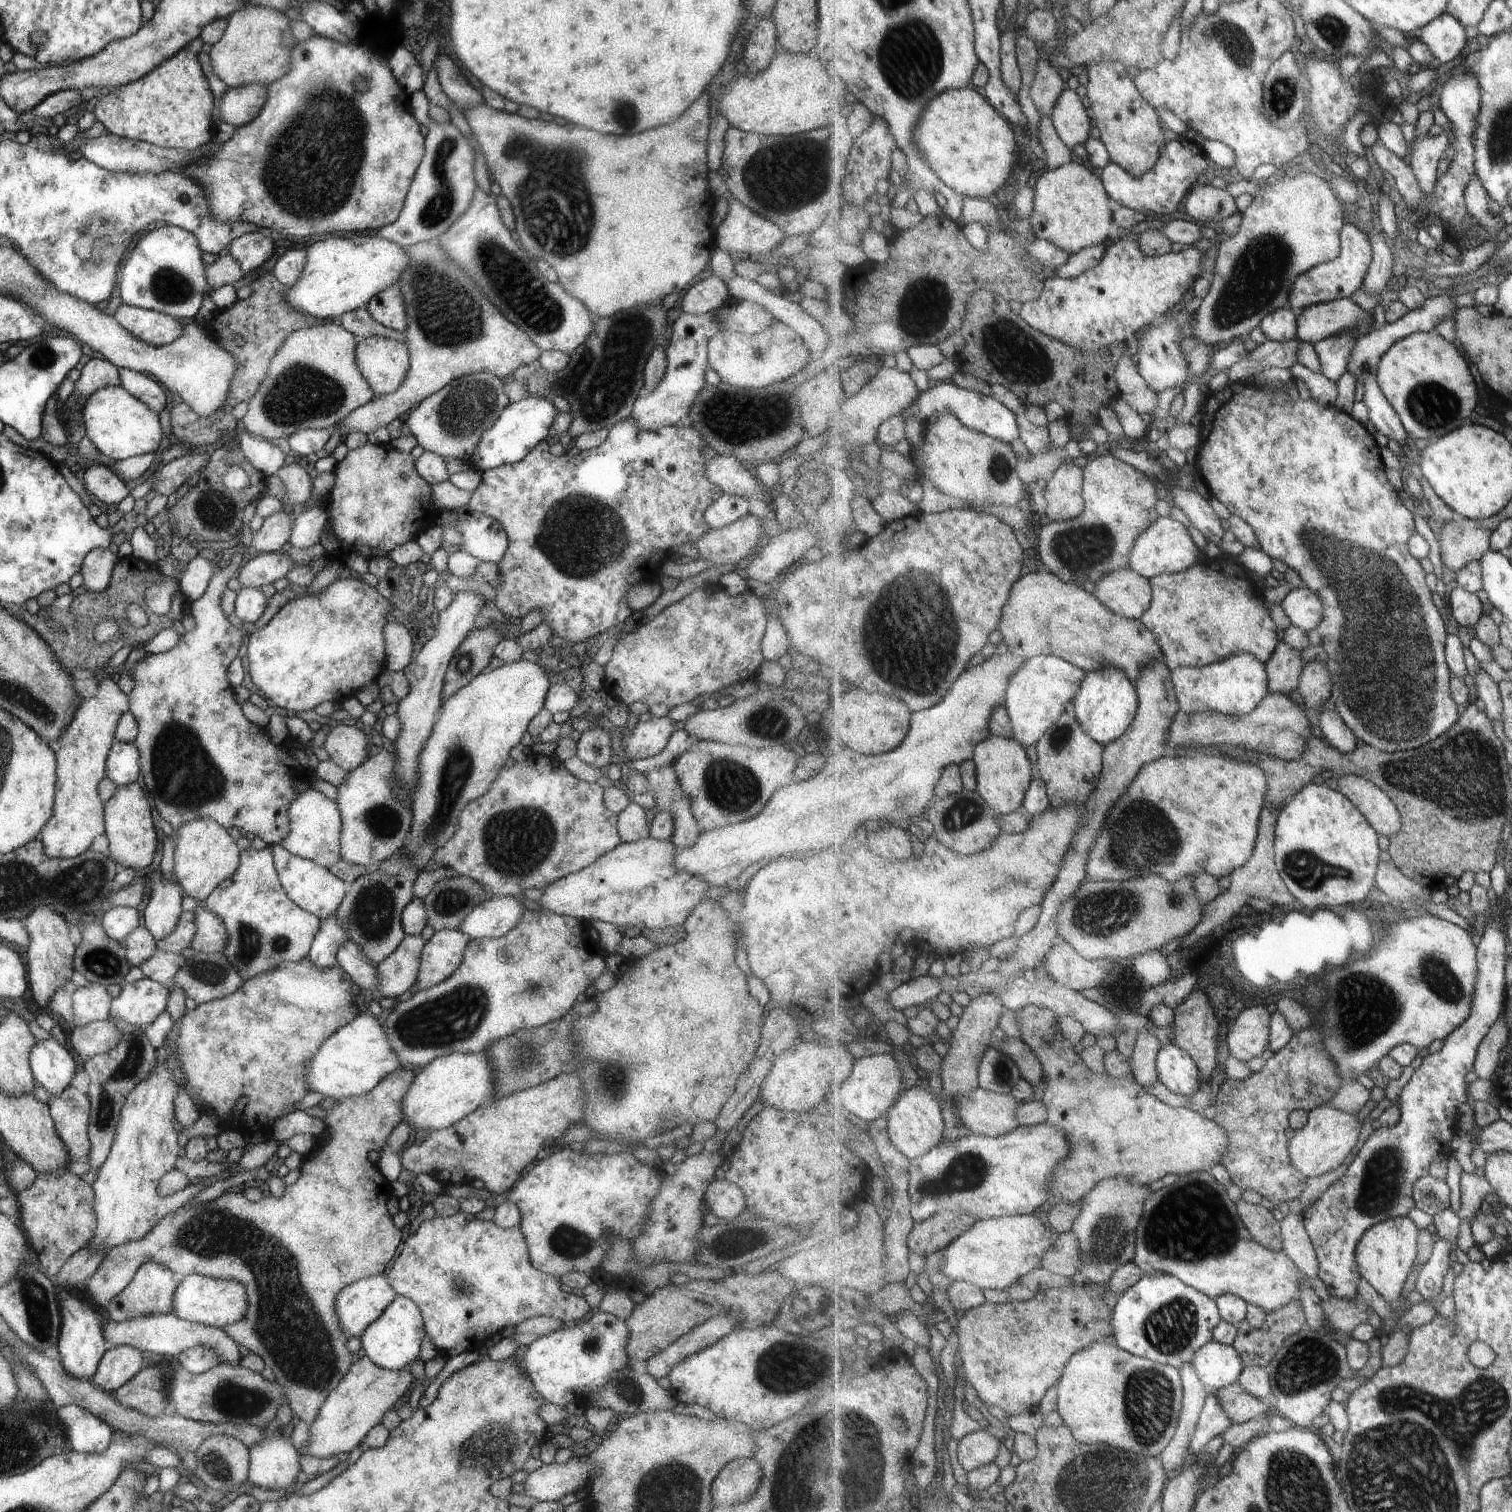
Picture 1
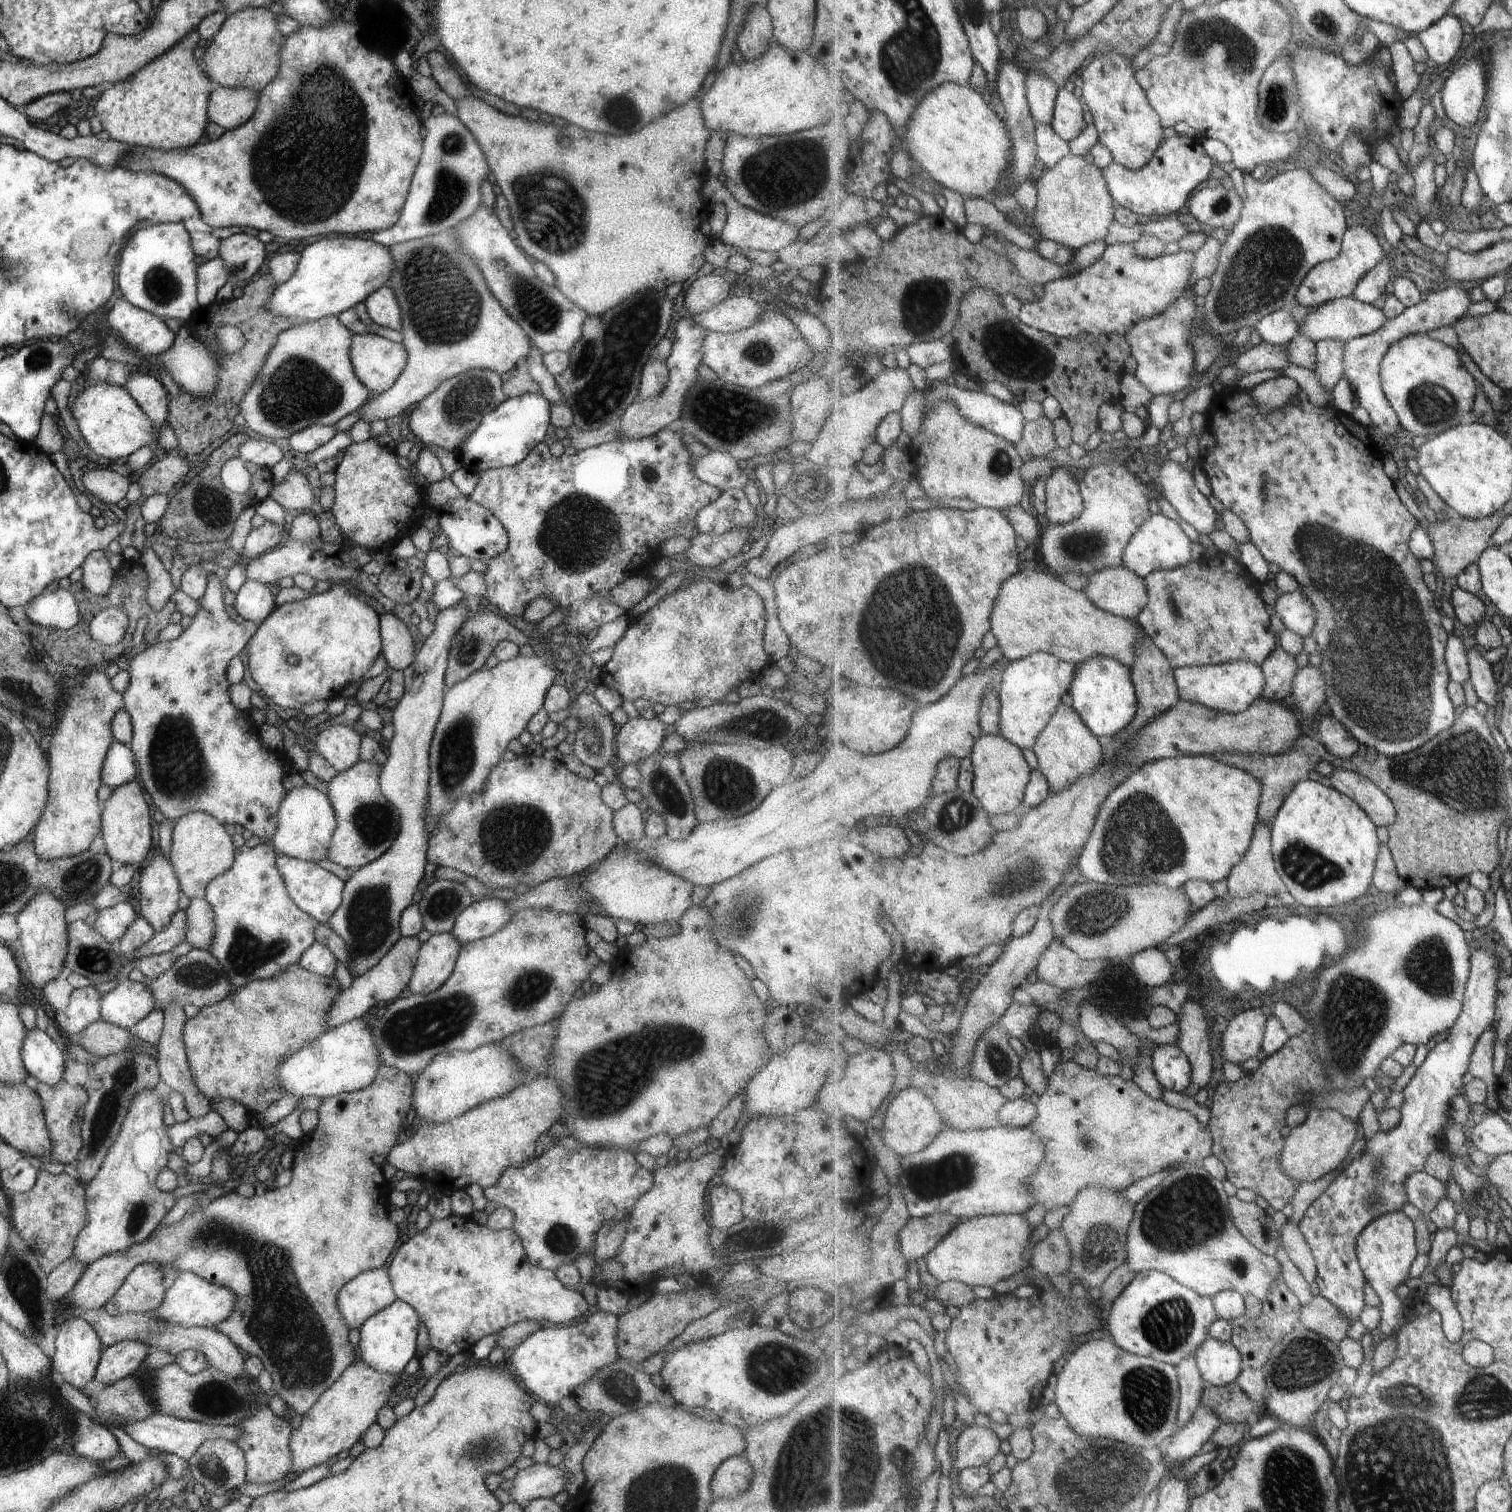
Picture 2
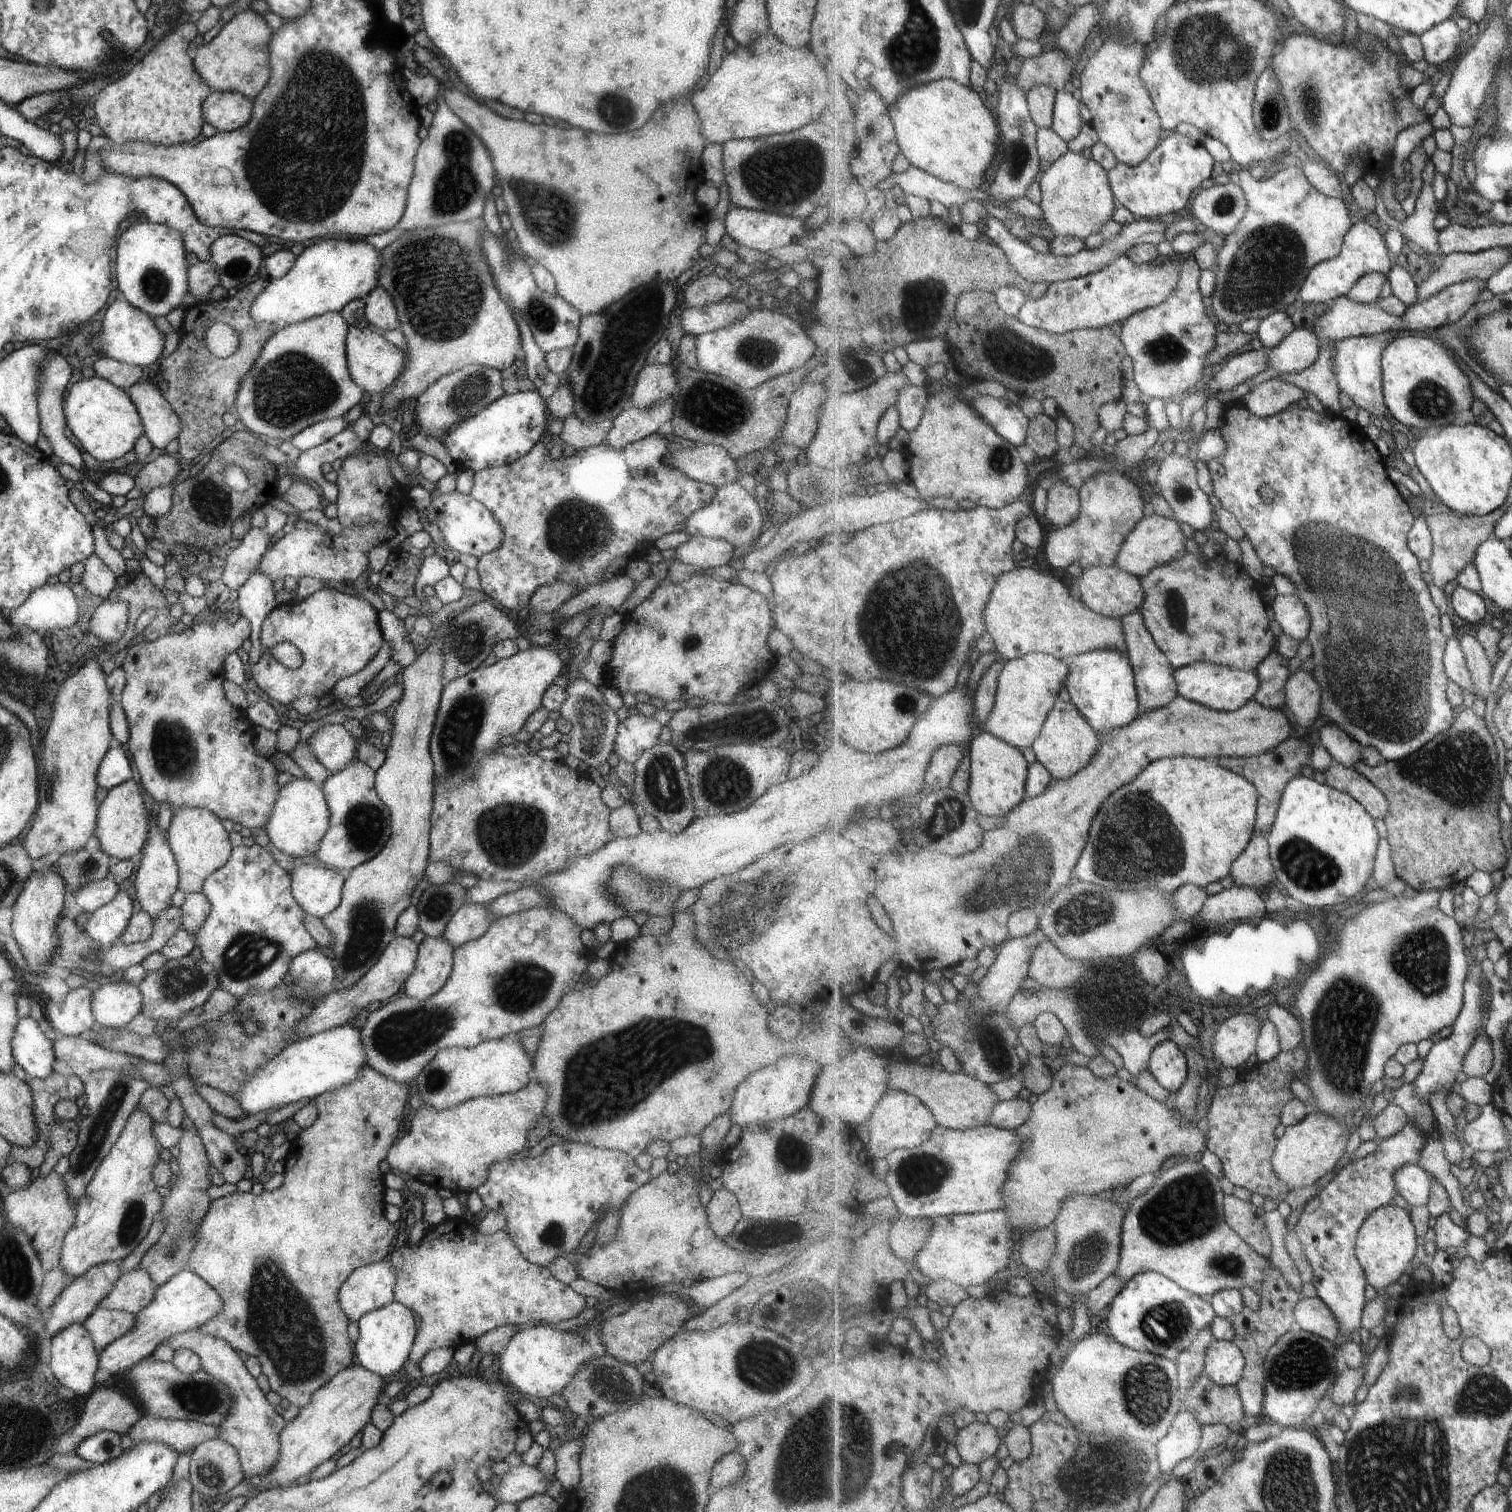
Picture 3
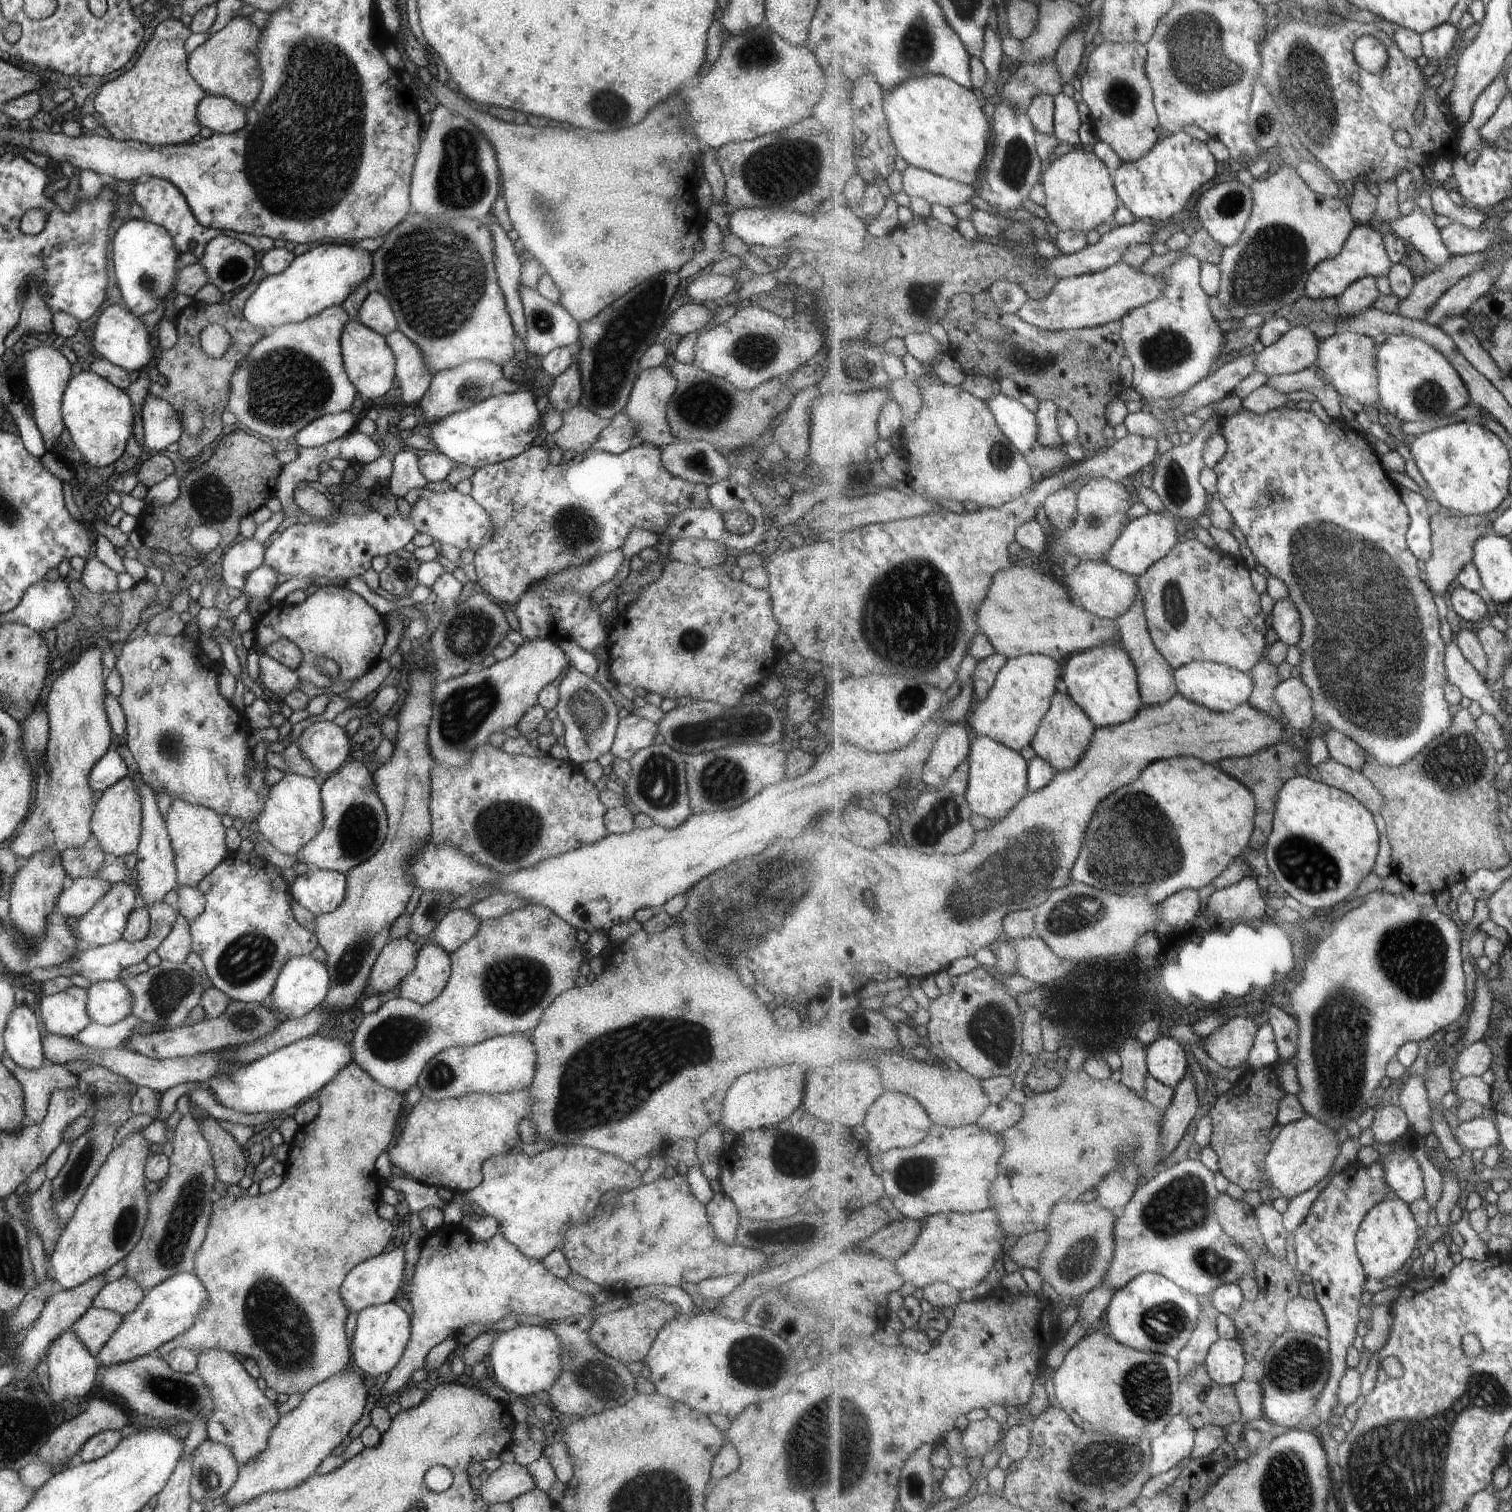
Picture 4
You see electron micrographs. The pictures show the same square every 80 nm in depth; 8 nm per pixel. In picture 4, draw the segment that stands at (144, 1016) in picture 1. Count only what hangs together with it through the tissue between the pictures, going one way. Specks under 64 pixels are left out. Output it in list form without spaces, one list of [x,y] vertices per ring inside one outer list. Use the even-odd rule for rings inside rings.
[[[117,979],[97,981],[86,988],[86,1011],[93,1023],[109,1026],[130,1014],[133,1002],[129,989]]]

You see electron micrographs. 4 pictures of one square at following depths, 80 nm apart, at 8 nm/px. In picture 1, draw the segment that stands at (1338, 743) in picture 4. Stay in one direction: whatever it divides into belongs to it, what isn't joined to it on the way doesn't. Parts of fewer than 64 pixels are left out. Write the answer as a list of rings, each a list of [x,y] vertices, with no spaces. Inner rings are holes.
[[[1331,705],[1320,710],[1319,726],[1322,729],[1323,738],[1342,753],[1353,752],[1359,746],[1357,735],[1353,734],[1341,715]]]

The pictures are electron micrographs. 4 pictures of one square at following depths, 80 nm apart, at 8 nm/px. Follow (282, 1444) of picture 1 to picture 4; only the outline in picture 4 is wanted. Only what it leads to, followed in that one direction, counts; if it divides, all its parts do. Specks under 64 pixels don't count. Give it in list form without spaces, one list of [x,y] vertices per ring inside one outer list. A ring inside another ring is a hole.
[[[89,1307],[69,1328],[95,1356],[104,1342],[113,1334],[121,1322],[122,1315],[110,1310]],[[203,1349],[197,1353],[194,1373],[209,1387],[215,1405],[212,1414],[205,1419],[207,1438],[227,1445],[239,1465],[254,1460],[265,1450],[269,1431],[278,1423],[277,1404],[264,1395],[239,1360],[225,1349]]]

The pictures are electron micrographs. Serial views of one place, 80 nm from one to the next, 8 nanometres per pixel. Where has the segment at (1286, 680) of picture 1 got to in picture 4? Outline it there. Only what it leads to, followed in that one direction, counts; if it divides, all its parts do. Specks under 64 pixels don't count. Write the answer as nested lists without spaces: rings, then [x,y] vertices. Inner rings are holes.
[[[1267,656],[1250,672],[1256,684],[1249,702],[1257,710],[1282,722],[1284,712],[1276,699],[1276,690],[1284,681],[1277,665]]]

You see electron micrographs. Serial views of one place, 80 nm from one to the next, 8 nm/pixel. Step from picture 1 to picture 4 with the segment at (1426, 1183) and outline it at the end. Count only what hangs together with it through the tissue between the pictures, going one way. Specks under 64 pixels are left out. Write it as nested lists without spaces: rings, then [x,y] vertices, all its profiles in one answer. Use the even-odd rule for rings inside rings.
[[[1377,1140],[1372,1147],[1383,1161],[1386,1181],[1399,1198],[1409,1204],[1426,1198],[1423,1171],[1409,1151]]]

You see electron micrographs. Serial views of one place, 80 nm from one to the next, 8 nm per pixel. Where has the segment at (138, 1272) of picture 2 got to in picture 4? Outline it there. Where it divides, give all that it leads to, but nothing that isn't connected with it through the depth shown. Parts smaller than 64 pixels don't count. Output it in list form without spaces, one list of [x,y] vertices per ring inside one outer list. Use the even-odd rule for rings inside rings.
[[[128,1276],[105,1283],[94,1295],[91,1307],[107,1309],[120,1315],[130,1313],[145,1296],[145,1291]]]

